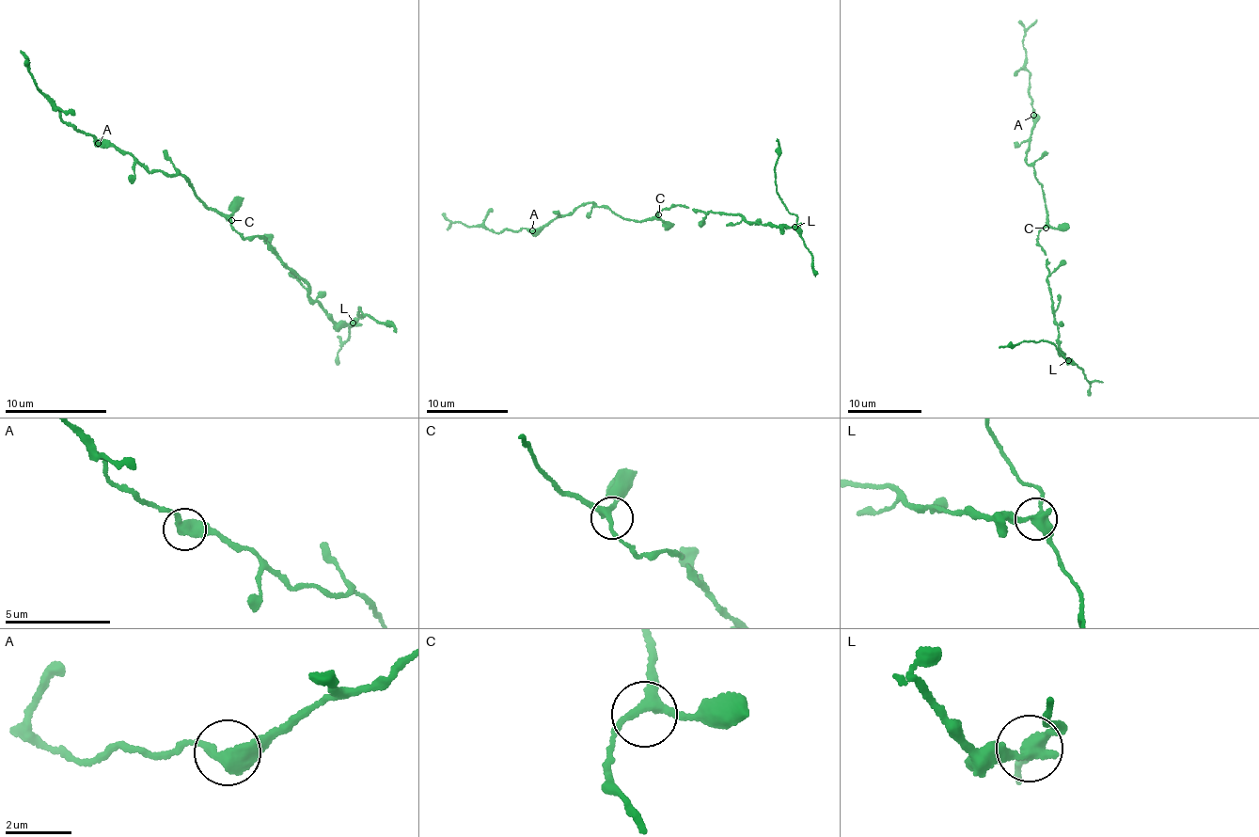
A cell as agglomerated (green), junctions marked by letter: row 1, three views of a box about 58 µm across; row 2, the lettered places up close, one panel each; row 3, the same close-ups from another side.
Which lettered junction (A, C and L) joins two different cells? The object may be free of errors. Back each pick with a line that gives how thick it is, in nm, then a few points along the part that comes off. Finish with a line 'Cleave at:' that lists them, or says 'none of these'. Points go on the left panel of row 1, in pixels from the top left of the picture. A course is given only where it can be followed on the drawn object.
L: 380 nm thick; foreign part runs (353, 323), (363, 316), (358, 313), (360, 308), (376, 323), (391, 324), (396, 332)
Cleave at: L

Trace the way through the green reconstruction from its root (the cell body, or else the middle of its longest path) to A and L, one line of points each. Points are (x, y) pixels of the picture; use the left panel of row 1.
A: (230, 220), (205, 204), (182, 176), (148, 170), (127, 153), (98, 143)
L: (230, 220), (244, 236), (265, 240), (284, 267), (307, 284), (307, 297), (324, 314), (337, 322), (353, 323)

